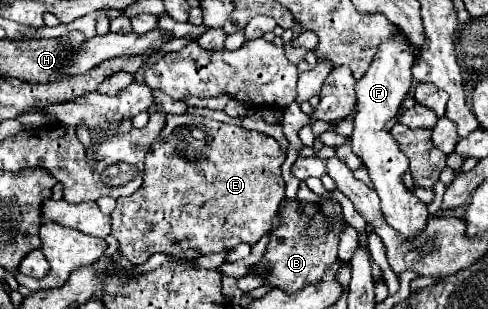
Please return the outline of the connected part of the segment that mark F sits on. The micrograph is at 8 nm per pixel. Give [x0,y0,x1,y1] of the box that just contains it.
[350,35,428,237]

